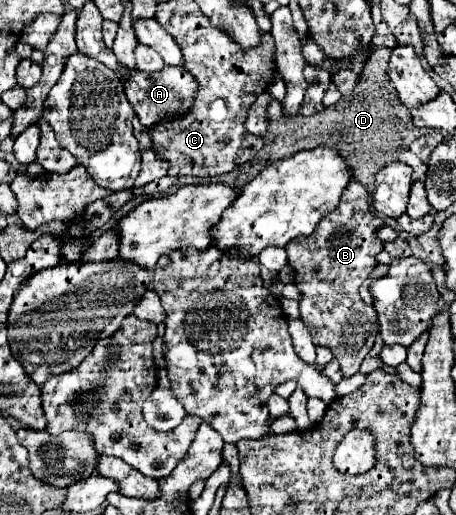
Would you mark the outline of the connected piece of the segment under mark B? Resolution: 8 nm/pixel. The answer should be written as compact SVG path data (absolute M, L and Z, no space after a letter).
M353 180L345 188L339 206L319 222L309 238L301 236L285 246L295 284L301 290L301 320L309 328L313 344L327 346L341 362L343 378L359 372L379 332L377 312L371 304L363 302L359 288L377 266L375 256L383 250L383 242L377 238L381 226L385 224L371 210L367 188Z

